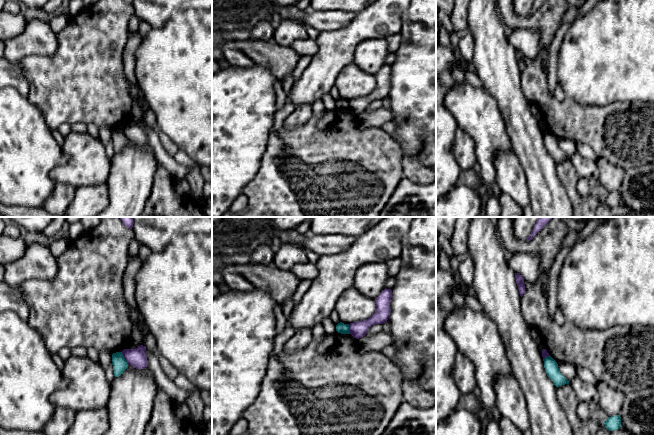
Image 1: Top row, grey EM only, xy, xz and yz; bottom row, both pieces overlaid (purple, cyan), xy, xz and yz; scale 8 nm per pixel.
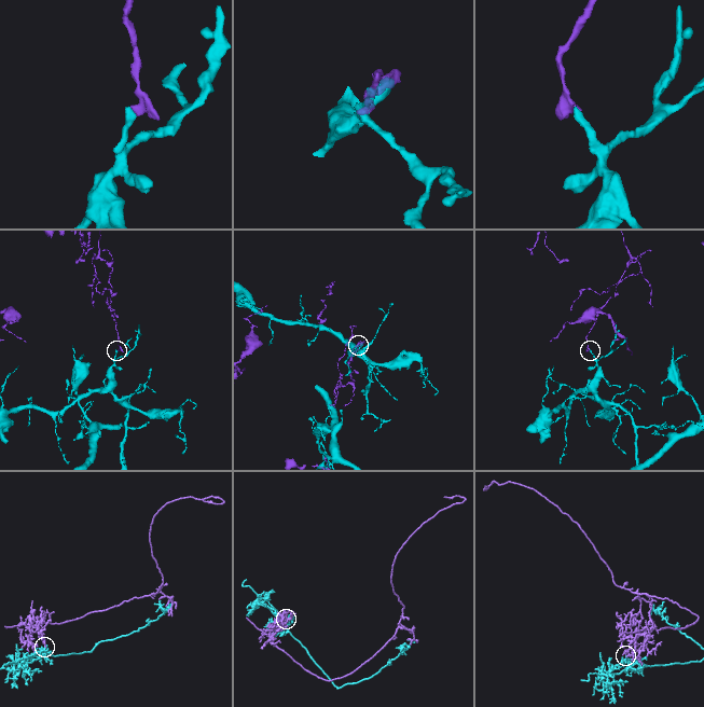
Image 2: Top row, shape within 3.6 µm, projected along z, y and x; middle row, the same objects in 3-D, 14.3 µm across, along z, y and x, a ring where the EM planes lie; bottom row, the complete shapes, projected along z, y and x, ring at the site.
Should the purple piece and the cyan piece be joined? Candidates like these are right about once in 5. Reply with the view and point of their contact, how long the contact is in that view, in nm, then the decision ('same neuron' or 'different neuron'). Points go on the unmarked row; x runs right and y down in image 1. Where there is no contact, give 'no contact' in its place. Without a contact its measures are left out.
contact xy (124, 133); length 110 nm; different neuron

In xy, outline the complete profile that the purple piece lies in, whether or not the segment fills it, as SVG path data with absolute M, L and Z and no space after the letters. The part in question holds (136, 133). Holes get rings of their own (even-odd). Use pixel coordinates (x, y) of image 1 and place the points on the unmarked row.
M143 121L138 122L135 125L124 125L122 130L128 140L136 145L144 145L148 141L146 133L146 123Z

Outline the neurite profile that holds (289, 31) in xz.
M283 19L275 29L273 40L275 43L291 47L296 41L308 38L306 27L301 21L294 19Z

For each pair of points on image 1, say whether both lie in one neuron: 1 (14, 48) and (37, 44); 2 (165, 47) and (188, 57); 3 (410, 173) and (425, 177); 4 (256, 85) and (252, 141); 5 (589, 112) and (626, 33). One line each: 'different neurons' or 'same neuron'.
1: same neuron
2: same neuron
3: same neuron
4: same neuron
5: different neurons

